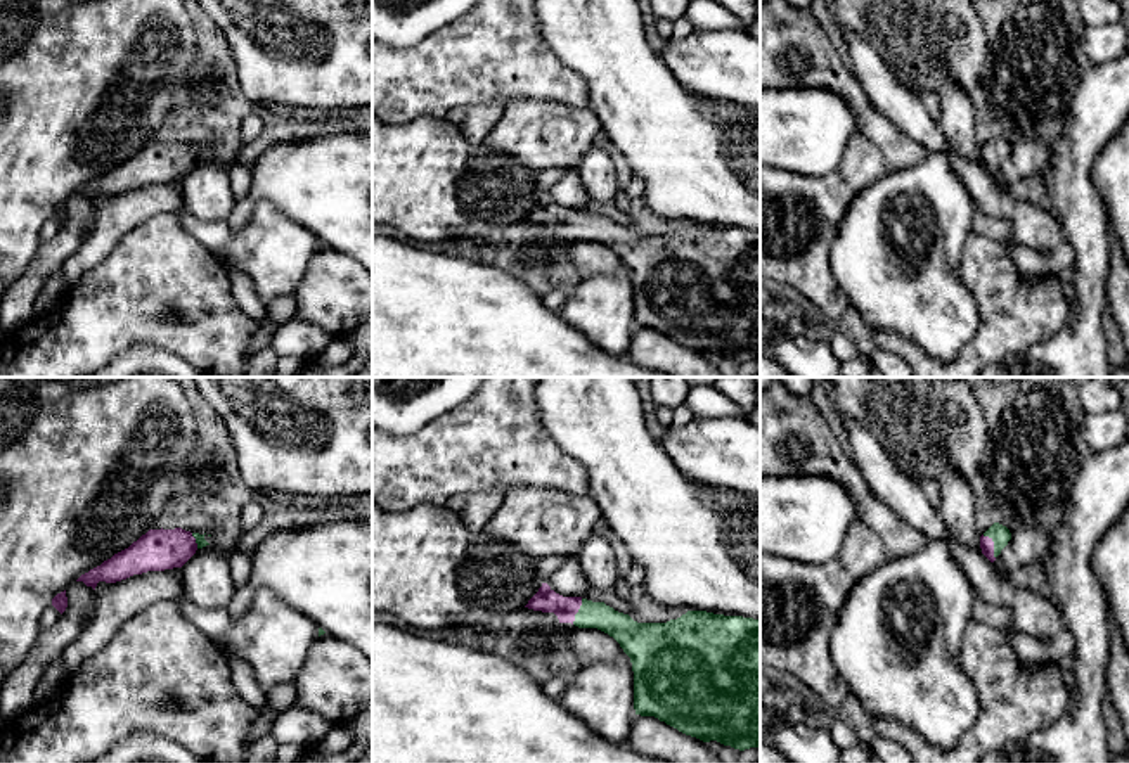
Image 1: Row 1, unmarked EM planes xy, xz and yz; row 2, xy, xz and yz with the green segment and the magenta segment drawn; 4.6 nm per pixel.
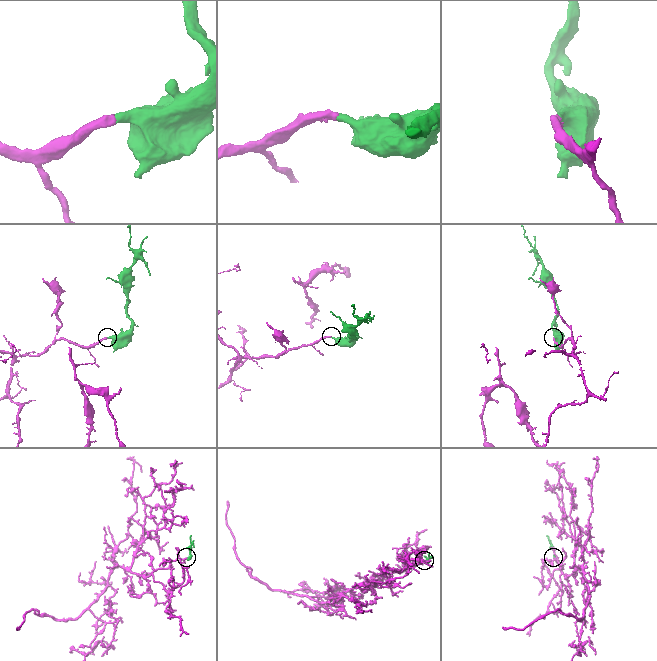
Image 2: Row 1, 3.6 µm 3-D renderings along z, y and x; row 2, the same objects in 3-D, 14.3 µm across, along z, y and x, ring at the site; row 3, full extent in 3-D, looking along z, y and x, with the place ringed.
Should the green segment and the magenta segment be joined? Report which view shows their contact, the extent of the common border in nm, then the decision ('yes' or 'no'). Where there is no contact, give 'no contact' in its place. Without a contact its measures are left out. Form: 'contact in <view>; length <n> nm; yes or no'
contact in yz; length 130 nm; yes

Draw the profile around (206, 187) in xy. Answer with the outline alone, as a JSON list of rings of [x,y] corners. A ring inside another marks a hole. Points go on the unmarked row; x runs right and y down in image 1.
[[[215,157],[197,161],[180,180],[184,189],[184,209],[199,220],[213,221],[230,216],[235,201],[230,189],[229,170]]]

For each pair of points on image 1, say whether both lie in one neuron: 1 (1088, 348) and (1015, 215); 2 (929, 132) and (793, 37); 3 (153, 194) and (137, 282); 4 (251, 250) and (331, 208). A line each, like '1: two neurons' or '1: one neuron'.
1: two neurons
2: two neurons
3: two neurons
4: two neurons

